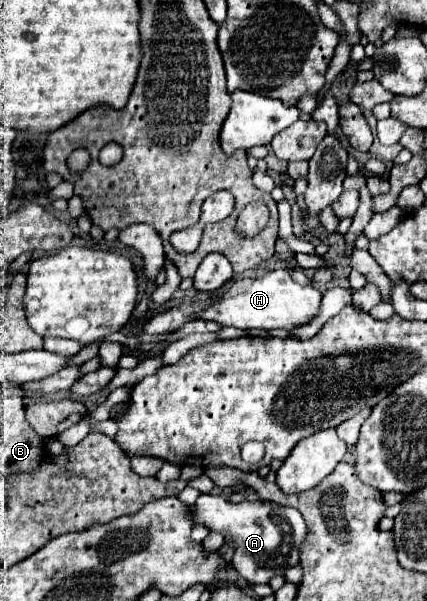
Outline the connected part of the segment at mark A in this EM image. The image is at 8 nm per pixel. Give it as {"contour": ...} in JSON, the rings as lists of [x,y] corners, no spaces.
{"contour":[[[201,495],[189,507],[193,521],[205,525],[209,531],[221,533],[225,543],[233,543],[233,569],[249,583],[269,583],[275,575],[285,575],[285,571],[299,563],[299,547],[301,539],[307,535],[305,521],[301,513],[293,507],[283,507],[269,501],[243,501],[243,503],[229,503],[223,497],[215,495]]]}

